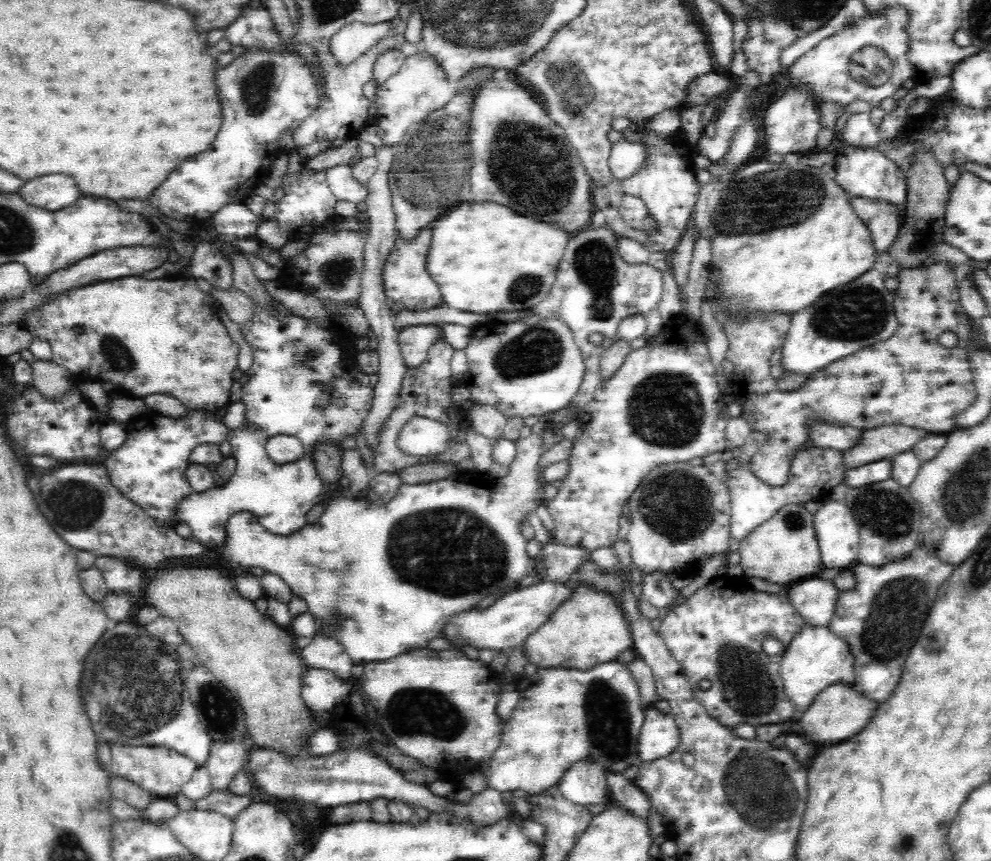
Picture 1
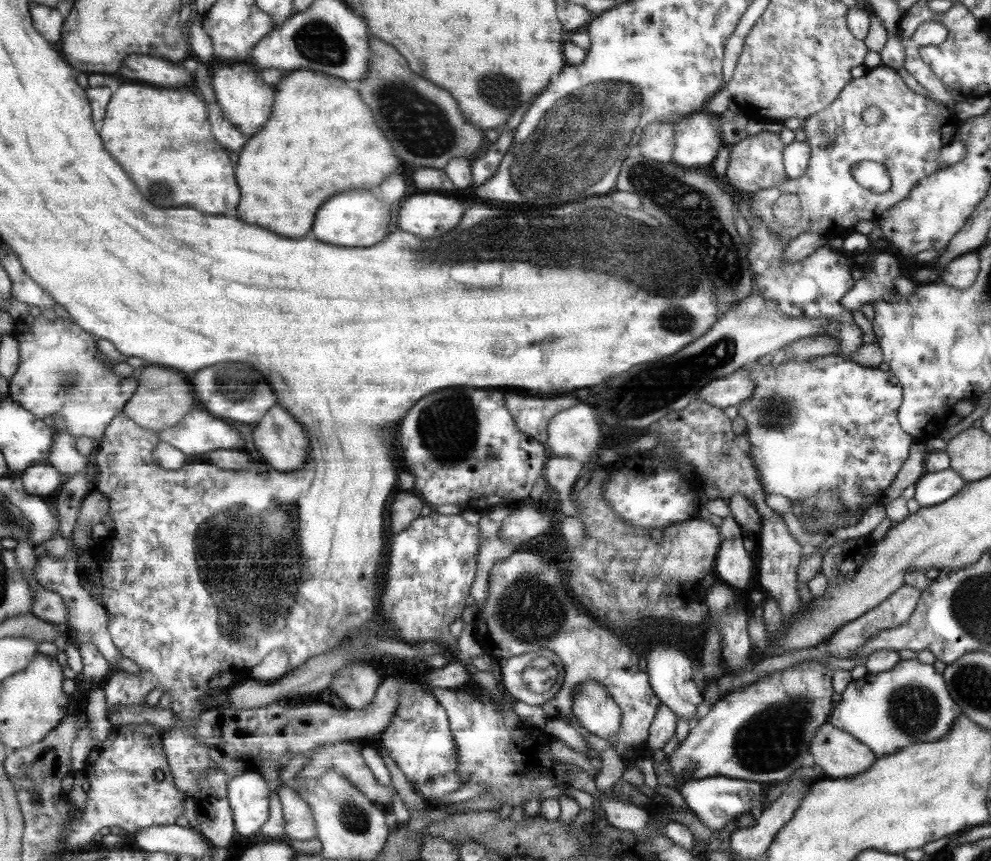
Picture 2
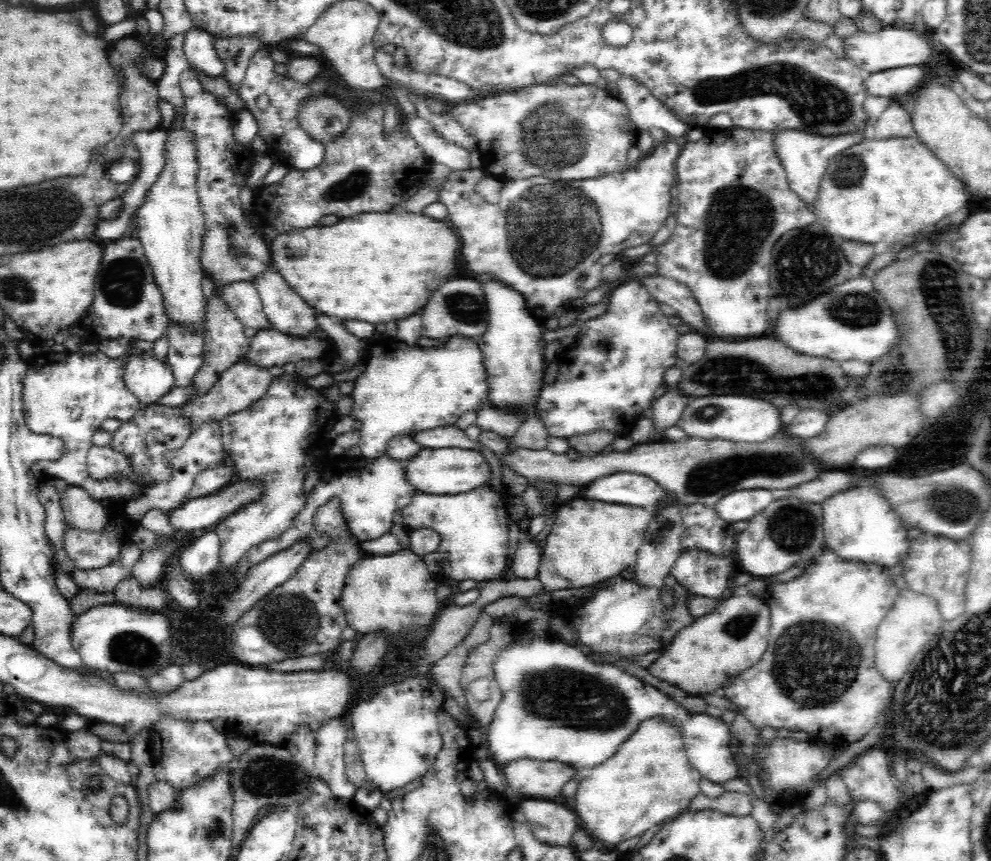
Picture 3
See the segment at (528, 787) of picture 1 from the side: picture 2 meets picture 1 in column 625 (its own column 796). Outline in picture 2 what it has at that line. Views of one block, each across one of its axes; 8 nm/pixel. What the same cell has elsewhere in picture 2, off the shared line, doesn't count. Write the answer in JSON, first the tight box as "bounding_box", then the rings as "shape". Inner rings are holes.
{"bounding_box":[666,665,832,787],"shape":[[[799,665],[764,677],[744,689],[736,689],[718,699],[710,710],[693,723],[688,737],[674,748],[666,761],[672,769],[677,787],[686,781],[716,776],[730,776],[738,780],[758,781],[767,785],[785,783],[799,768],[815,767],[810,753],[810,742],[832,712],[832,670],[826,666]]]}

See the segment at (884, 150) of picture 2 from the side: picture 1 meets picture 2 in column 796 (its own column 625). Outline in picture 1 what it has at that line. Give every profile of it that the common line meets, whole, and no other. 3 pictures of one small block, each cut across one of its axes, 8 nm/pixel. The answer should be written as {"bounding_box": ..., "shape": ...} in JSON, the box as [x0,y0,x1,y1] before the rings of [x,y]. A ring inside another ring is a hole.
{"bounding_box":[592,123,701,253],"shape":[[[636,123],[632,130],[640,136],[646,137],[644,147],[648,151],[648,157],[641,167],[632,176],[622,180],[614,180],[610,186],[597,186],[592,184],[592,197],[594,210],[600,210],[605,214],[606,226],[618,236],[634,239],[650,252],[671,253],[682,238],[688,220],[693,214],[698,200],[701,183],[696,179],[695,165],[687,144],[682,144],[677,134],[670,136],[657,135],[645,123]],[[624,195],[635,196],[644,202],[648,214],[653,218],[657,229],[653,233],[638,231],[628,227],[620,214],[620,198]]]}

